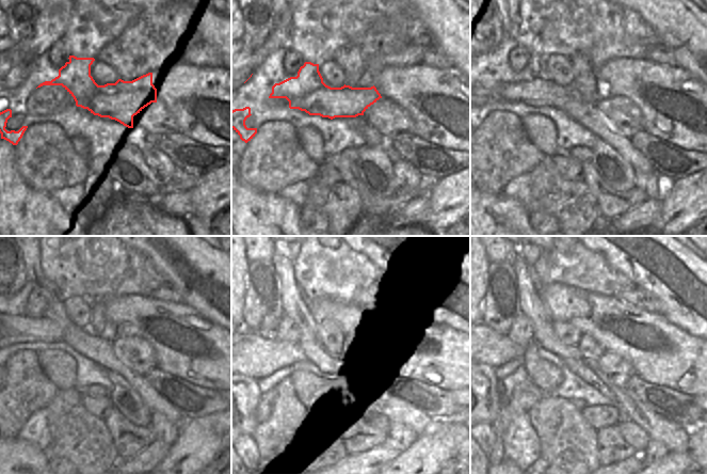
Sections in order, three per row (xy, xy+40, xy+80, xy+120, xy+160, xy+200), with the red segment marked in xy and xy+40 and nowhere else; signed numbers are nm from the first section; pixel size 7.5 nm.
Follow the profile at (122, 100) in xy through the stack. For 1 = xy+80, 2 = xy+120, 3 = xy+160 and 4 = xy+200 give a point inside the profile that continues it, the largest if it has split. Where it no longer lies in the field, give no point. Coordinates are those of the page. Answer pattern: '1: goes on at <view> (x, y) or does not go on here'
1: goes on at xy+80 (540, 92)
2: goes on at xy+120 (14, 330)
3: goes on at xy+160 (255, 353)
4: goes on at xy+200 (495, 350)

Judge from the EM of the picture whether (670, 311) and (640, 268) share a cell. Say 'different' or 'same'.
same

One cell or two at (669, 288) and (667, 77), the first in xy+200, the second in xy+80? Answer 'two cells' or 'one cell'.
two cells

